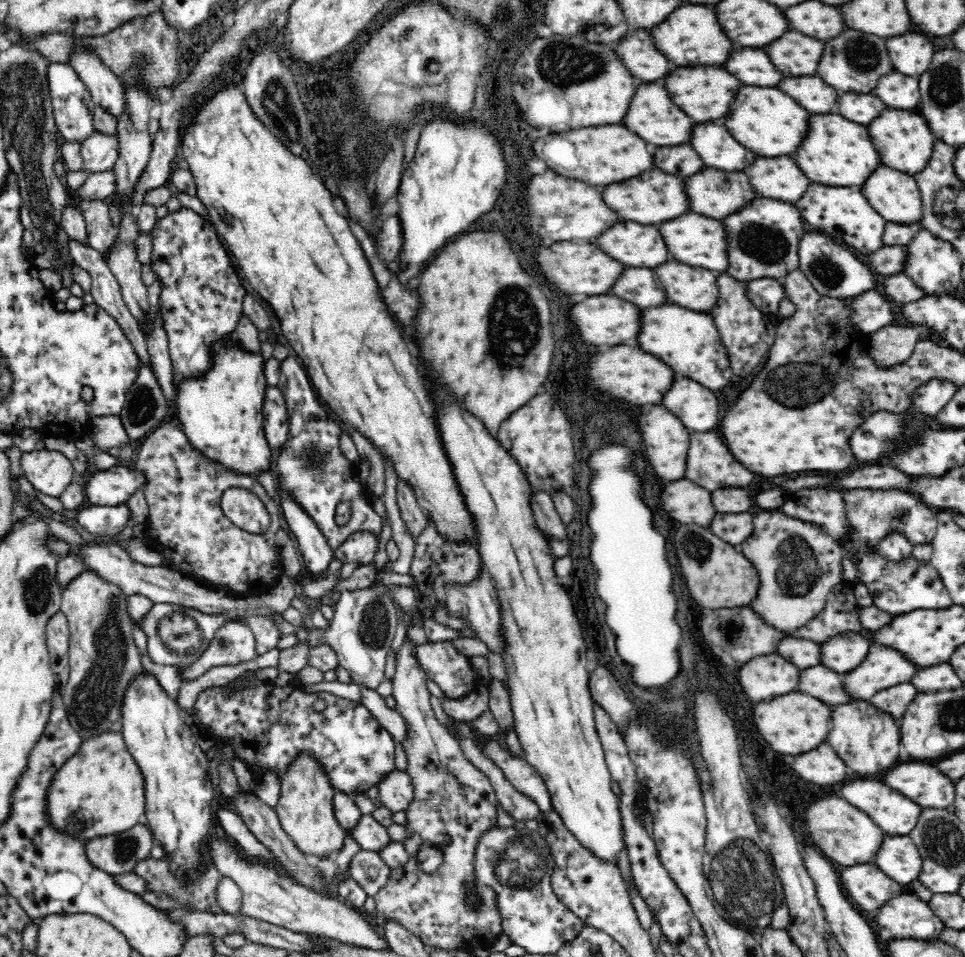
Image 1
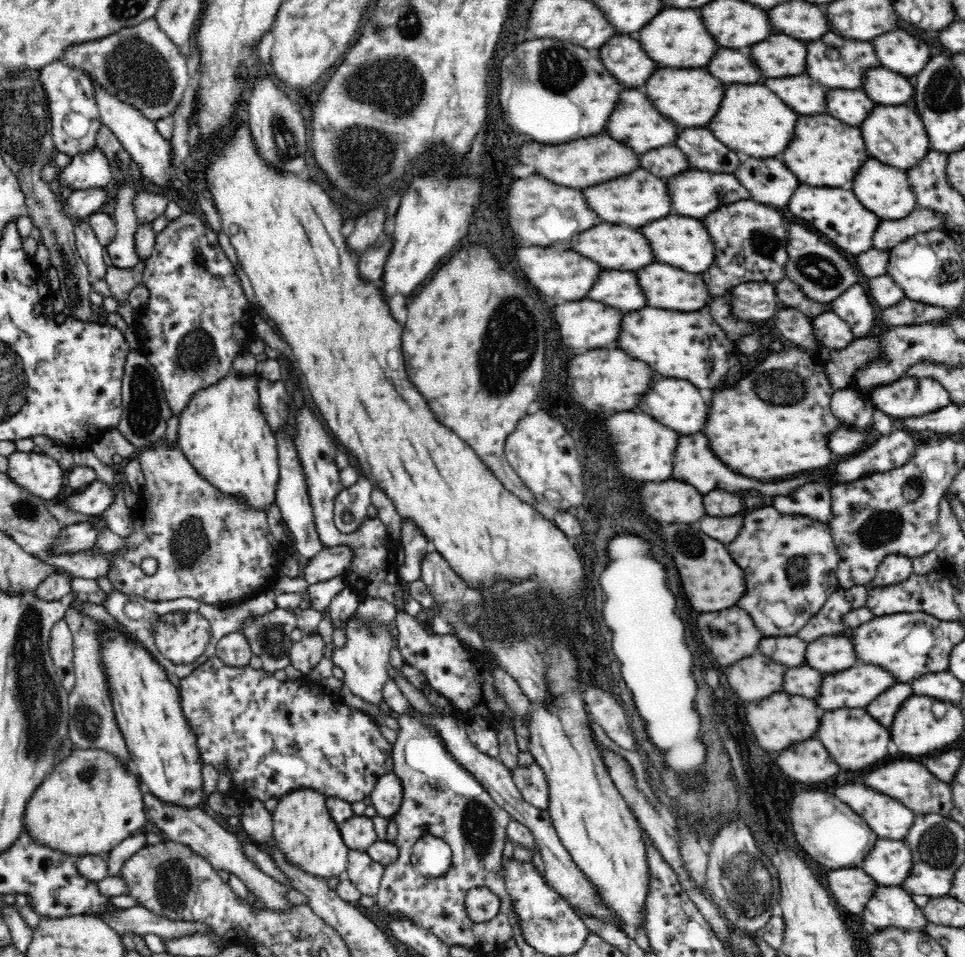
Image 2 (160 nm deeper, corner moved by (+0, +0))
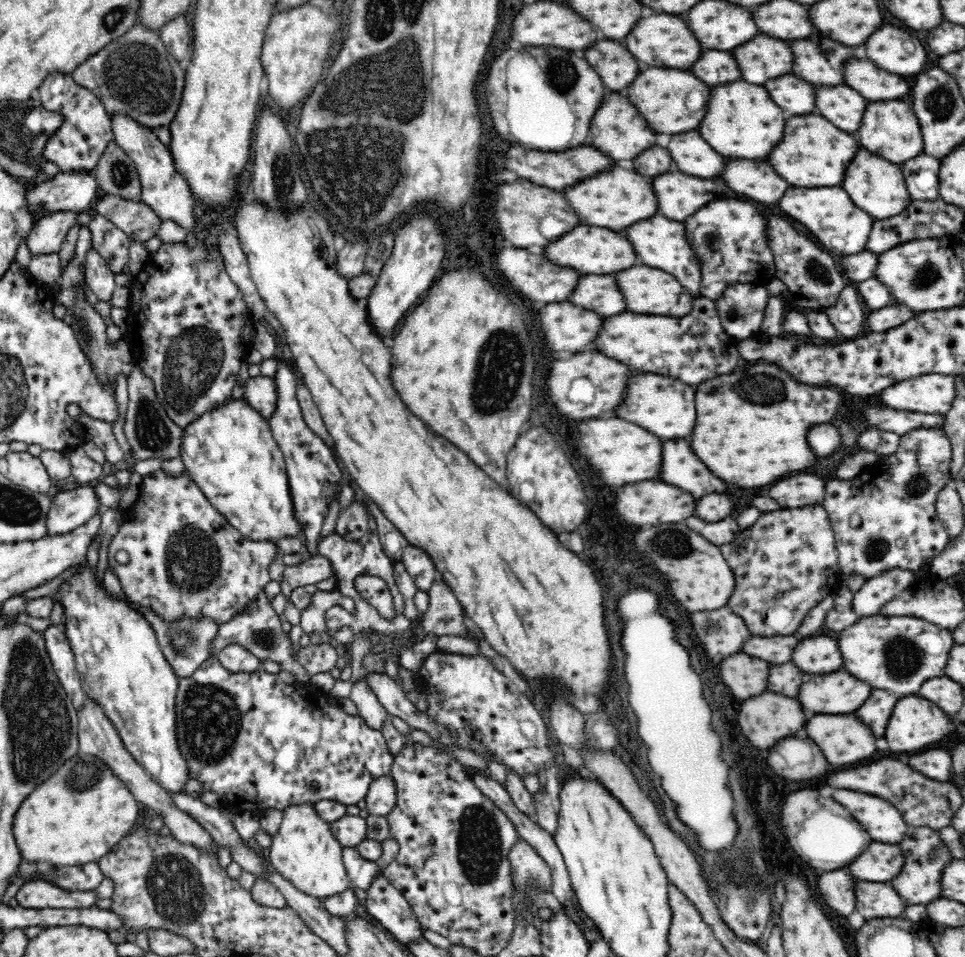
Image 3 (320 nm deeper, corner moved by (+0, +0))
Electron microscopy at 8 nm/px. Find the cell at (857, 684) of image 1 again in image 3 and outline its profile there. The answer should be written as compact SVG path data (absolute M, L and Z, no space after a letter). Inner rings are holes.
M844 672L812 676L800 686L798 702L804 710L818 714L848 714L858 710L872 688Z

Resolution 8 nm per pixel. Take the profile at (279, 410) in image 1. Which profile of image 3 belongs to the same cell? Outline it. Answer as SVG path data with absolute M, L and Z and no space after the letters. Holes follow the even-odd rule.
M254 371L245 384L243 399L265 419L270 418L272 412L276 410L276 383L274 383L274 379Z

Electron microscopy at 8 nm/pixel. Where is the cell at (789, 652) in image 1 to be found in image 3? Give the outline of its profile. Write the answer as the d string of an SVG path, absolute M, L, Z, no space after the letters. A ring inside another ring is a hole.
M794 634L789 636L751 636L742 646L742 653L750 654L754 658L774 662L774 664L784 664L790 662L792 650L800 642Z

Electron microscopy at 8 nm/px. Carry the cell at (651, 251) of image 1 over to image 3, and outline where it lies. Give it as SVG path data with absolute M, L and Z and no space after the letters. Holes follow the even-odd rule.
M576 226L572 232L560 236L556 242L548 242L543 248L544 257L562 268L574 268L580 274L612 274L624 268L630 268L638 262L630 242L608 228L592 228L592 226Z

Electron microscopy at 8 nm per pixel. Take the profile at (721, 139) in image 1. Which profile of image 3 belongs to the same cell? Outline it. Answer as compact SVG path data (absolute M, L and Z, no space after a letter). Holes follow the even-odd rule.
M696 130L684 132L682 136L672 136L668 152L680 172L698 178L718 176L726 166L726 158L714 152Z

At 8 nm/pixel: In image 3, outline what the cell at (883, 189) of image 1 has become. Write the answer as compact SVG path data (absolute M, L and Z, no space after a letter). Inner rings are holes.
M858 148L856 156L852 158L852 164L848 164L848 168L846 168L842 188L850 194L852 202L874 220L888 219L896 214L900 215L911 200L900 170L900 165L896 166L889 160L882 160L876 154L868 152L866 148Z

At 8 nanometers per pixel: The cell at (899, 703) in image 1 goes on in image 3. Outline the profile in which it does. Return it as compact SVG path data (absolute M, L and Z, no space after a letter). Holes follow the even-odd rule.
M876 689L868 702L864 702L864 706L860 706L854 714L866 724L870 726L870 730L874 730L874 736L884 736L884 730L886 730L886 724L892 716L892 710L898 702L898 696L894 693L884 692L882 689Z

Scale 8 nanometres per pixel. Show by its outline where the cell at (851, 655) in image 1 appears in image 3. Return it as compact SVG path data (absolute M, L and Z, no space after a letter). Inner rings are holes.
M824 634L800 639L798 648L792 652L792 662L812 674L826 674L842 668L842 655L837 640Z

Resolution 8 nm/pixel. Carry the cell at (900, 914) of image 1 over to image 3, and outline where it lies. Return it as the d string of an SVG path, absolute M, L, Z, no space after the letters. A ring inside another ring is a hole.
M855 879L854 899L855 910L865 919L905 917L906 905L888 883Z

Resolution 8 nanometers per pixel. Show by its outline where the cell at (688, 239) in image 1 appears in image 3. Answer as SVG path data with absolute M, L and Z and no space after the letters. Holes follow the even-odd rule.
M652 216L648 220L640 220L638 224L632 224L626 228L626 238L630 240L632 248L636 250L638 258L652 268L660 268L664 272L675 276L678 283L688 291L692 300L702 296L701 290L701 272L698 259L690 247L690 243L684 235L684 224L668 220L664 216Z

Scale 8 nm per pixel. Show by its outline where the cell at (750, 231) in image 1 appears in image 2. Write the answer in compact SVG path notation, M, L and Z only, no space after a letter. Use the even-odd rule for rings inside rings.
M740 200L734 204L724 204L704 220L704 229L712 236L712 248L714 248L715 259L712 264L701 273L702 280L708 285L708 294L714 297L724 297L736 285L753 282L753 283L771 283L784 278L784 264L788 262L788 253L786 253L786 236L787 226L791 219L786 212L780 214L778 210L756 204L752 200Z

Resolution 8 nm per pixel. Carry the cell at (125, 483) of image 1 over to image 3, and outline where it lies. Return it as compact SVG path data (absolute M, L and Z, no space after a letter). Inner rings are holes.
M92 487L59 492L51 501L48 516L46 516L46 536L63 535L72 532L90 520L96 512L101 511Z

